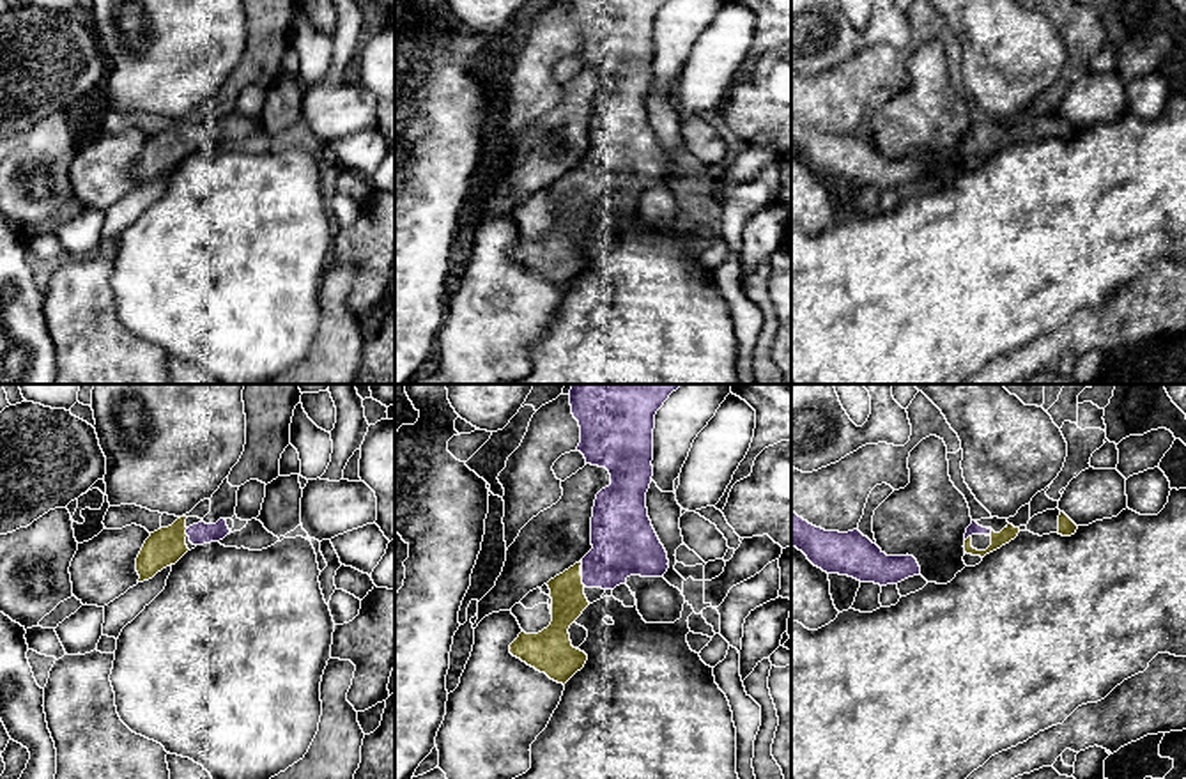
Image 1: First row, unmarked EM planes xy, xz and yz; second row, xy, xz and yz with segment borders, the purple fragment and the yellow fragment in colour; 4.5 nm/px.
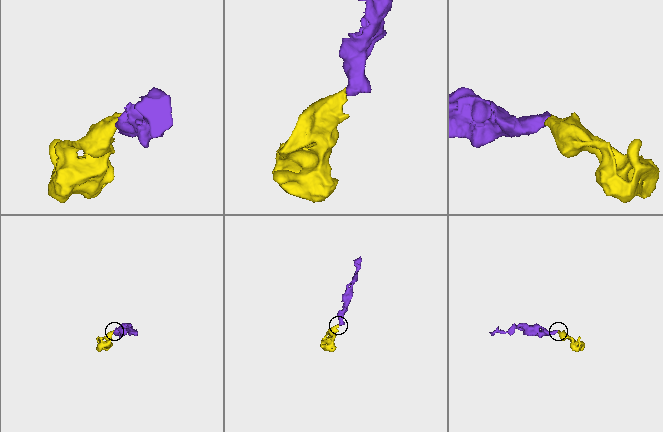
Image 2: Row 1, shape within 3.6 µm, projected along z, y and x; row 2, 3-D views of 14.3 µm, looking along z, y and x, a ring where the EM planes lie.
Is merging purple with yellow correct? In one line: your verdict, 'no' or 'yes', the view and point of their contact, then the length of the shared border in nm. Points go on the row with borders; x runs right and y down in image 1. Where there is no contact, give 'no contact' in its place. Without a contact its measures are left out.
yes; meets purple in yz at (990, 532); contact 40 nm long

